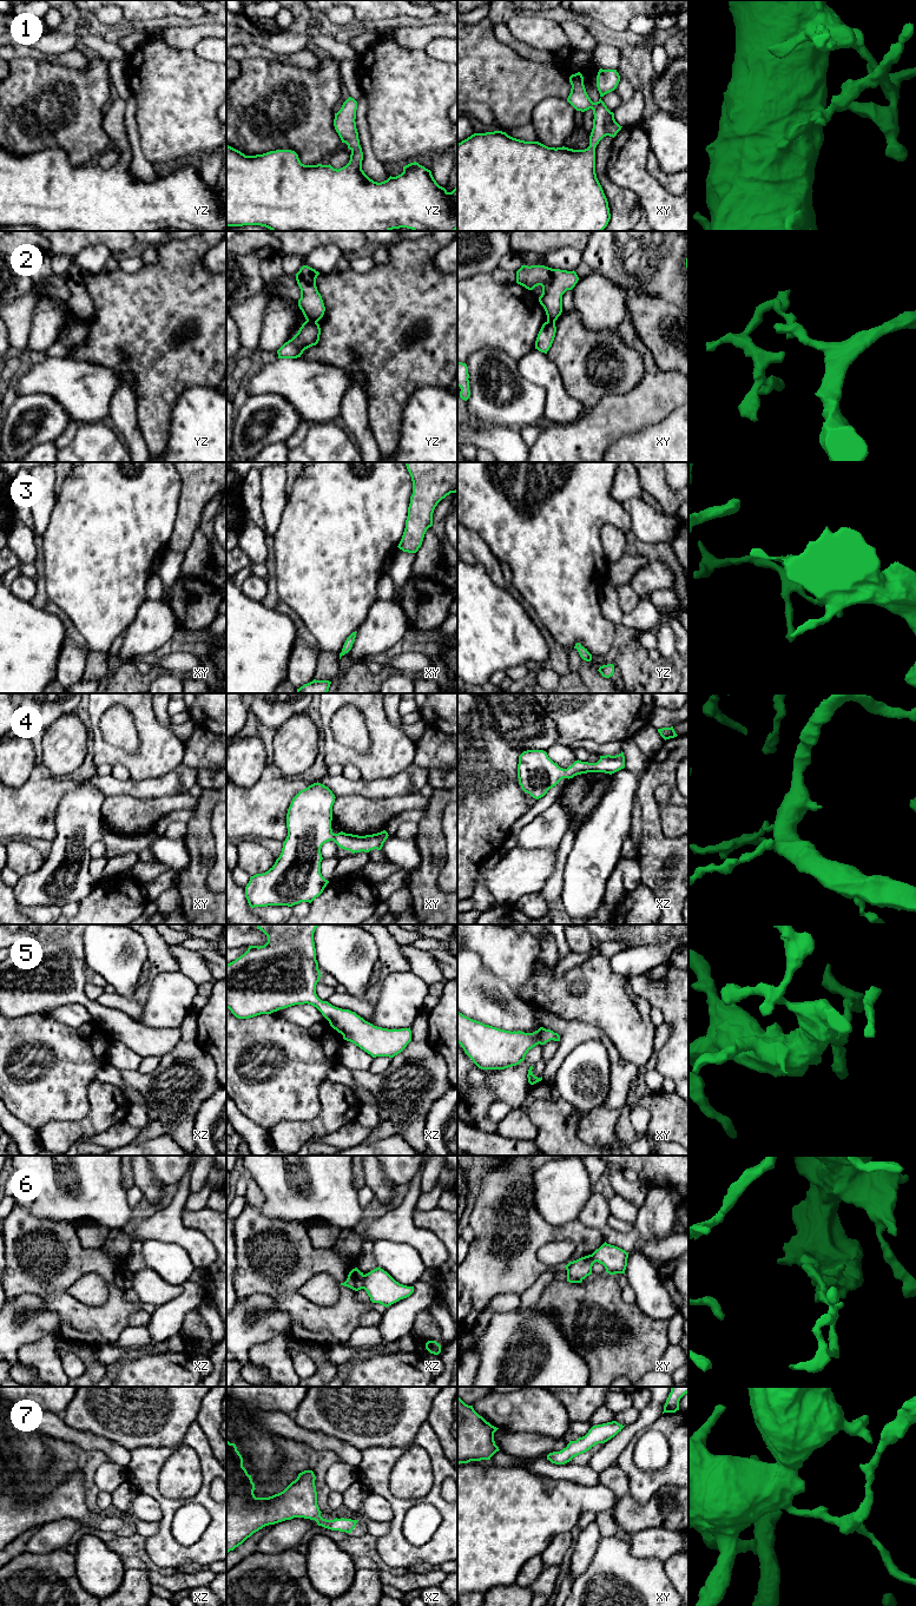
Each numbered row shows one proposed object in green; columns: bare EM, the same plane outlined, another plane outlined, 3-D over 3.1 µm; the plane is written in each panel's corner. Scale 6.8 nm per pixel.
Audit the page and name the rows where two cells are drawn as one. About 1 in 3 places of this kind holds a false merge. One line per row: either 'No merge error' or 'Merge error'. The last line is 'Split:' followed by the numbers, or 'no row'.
1: No merge error
2: Merge error
3: No merge error
4: No merge error
5: No merge error
6: Merge error
7: No merge error
Split: 2, 6

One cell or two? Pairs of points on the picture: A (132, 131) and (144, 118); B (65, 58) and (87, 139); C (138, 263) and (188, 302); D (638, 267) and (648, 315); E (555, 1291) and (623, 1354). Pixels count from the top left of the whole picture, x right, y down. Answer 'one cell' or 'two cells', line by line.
A: two cells
B: two cells
C: two cells
D: two cells
E: one cell

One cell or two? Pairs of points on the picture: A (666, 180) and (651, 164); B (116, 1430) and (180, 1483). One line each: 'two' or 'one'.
A: one
B: one

